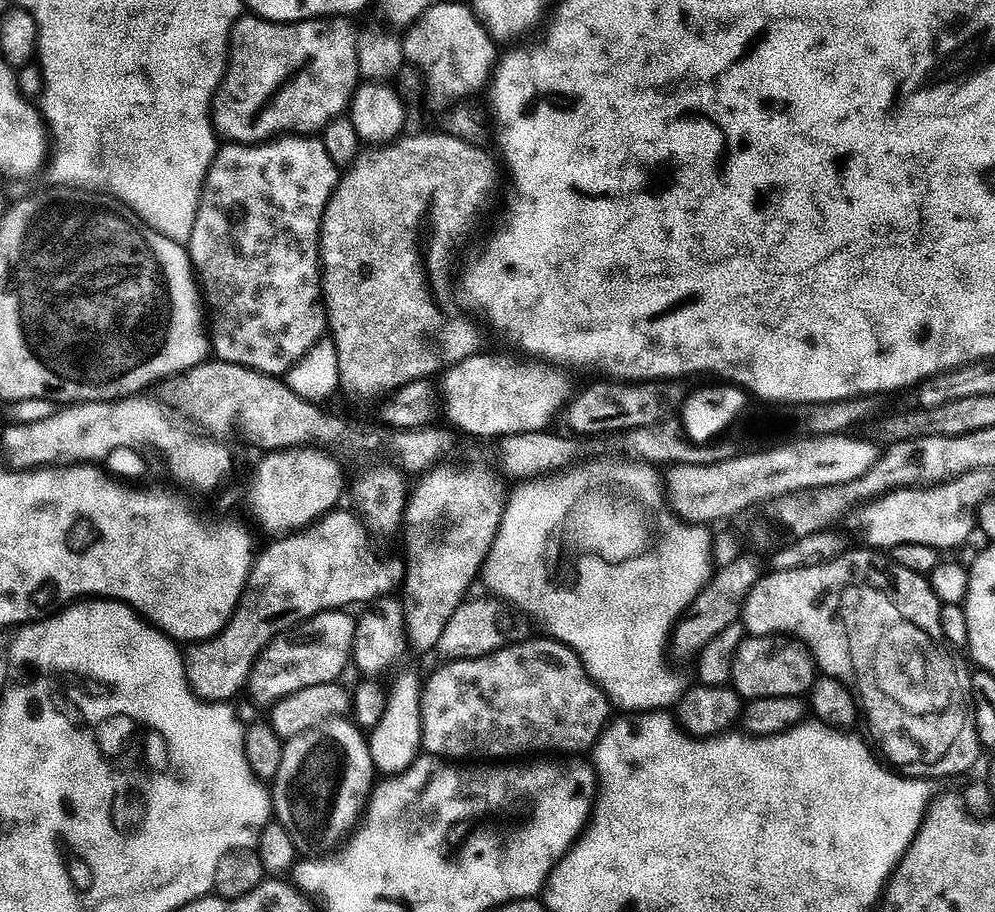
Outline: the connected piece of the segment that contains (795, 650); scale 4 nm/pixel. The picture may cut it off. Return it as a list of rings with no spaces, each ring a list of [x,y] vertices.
[[[749,635],[738,646],[731,687],[736,689],[744,702],[758,698],[804,698],[811,693],[817,679],[816,661],[799,640],[782,636]]]

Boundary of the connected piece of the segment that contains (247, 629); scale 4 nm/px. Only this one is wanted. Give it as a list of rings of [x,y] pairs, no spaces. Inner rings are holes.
[[[242,597],[232,620],[220,633],[187,649],[188,680],[193,691],[204,701],[235,701],[235,696],[249,687],[256,668],[256,659],[272,643],[273,639],[270,637],[260,636],[260,620],[256,620],[256,612],[248,608],[248,600]]]

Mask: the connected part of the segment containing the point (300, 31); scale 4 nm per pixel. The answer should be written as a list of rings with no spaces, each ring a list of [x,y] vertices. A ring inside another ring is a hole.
[[[255,14],[237,20],[230,37],[228,70],[212,101],[212,127],[217,137],[233,144],[259,146],[285,134],[319,133],[330,121],[343,117],[362,80],[356,53],[358,32],[351,22],[348,18],[321,18],[272,23]]]

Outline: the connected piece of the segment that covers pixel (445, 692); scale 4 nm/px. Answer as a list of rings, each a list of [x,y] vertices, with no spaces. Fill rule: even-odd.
[[[543,639],[525,644],[512,642],[488,656],[442,663],[428,684],[426,680],[422,694],[423,751],[449,762],[468,762],[471,756],[489,756],[489,761],[500,762],[505,758],[528,758],[531,752],[591,753],[613,719],[608,693],[588,675],[584,663],[568,645]]]

